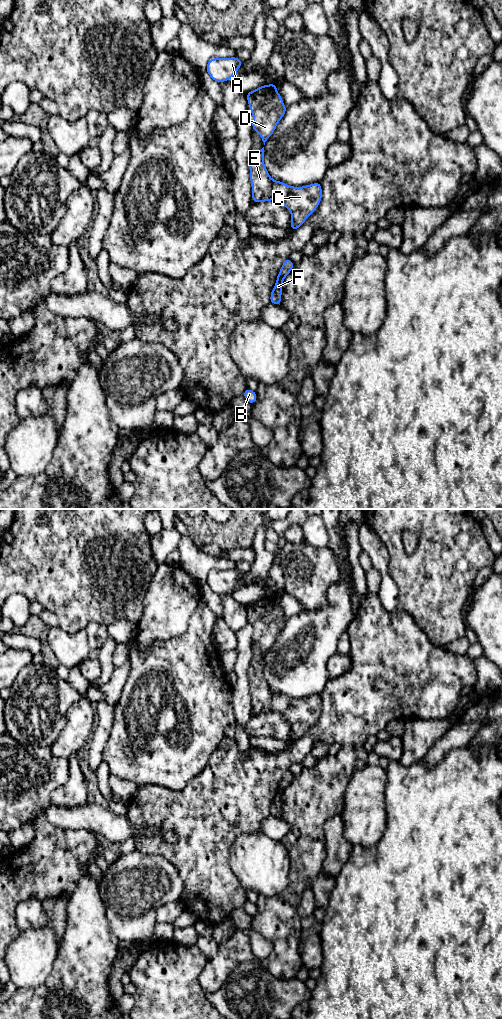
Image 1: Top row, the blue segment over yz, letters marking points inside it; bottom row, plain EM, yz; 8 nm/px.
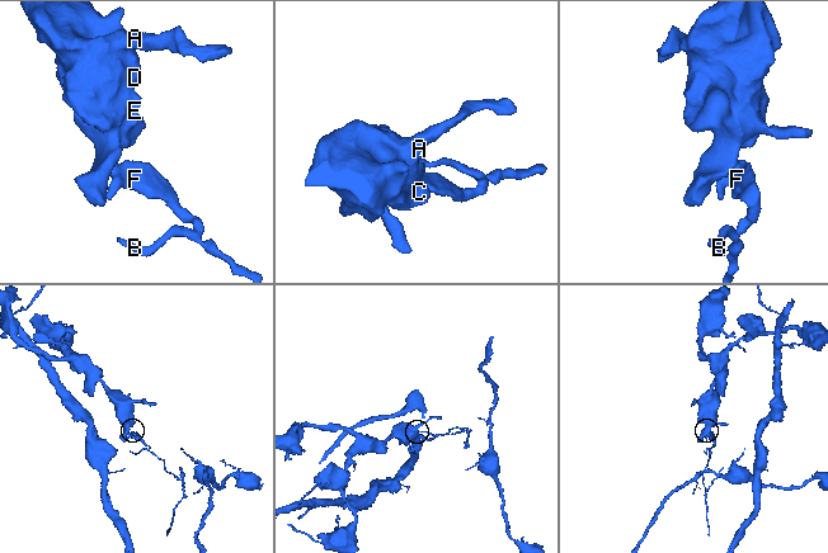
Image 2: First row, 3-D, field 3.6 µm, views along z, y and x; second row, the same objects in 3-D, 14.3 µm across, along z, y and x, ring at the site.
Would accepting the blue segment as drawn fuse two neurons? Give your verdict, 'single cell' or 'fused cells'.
single cell

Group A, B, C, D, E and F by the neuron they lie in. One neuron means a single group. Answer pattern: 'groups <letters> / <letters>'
groups A B C D E F

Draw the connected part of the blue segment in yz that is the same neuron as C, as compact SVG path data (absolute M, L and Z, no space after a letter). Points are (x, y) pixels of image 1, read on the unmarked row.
M252 659L248 668L252 712L255 715L281 713L291 725L290 742L296 742L319 718L322 711L321 694L293 699L281 693L275 693L270 689L263 672L264 659L261 662Z

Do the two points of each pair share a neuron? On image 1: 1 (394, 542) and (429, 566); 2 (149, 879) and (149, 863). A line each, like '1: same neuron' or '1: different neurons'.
1: same neuron
2: same neuron

